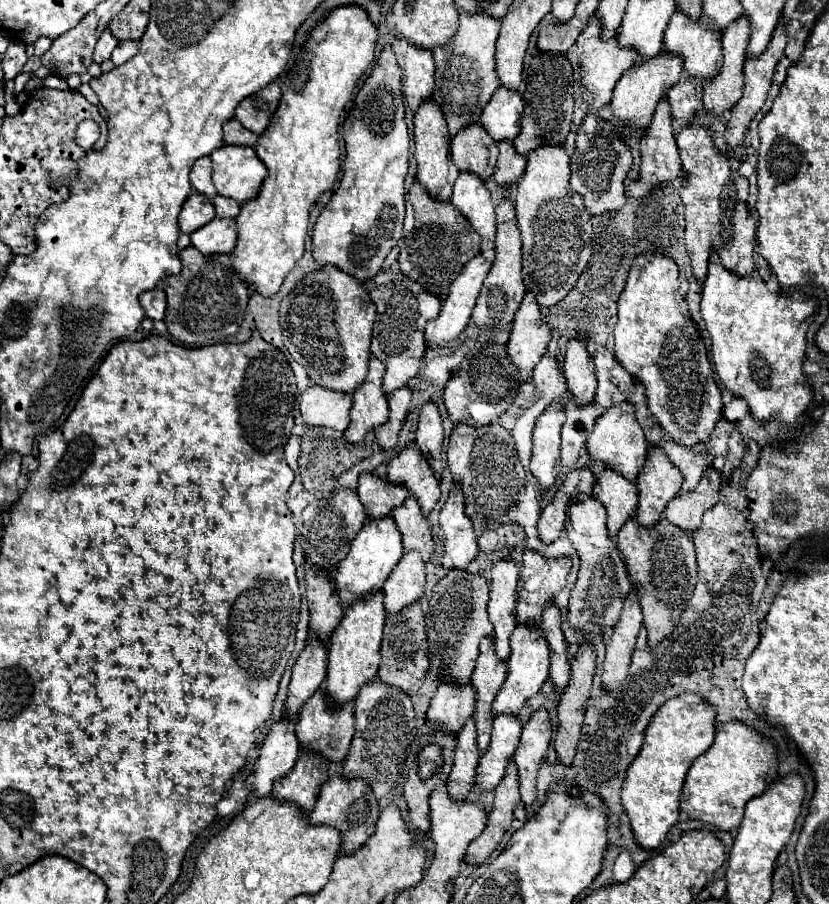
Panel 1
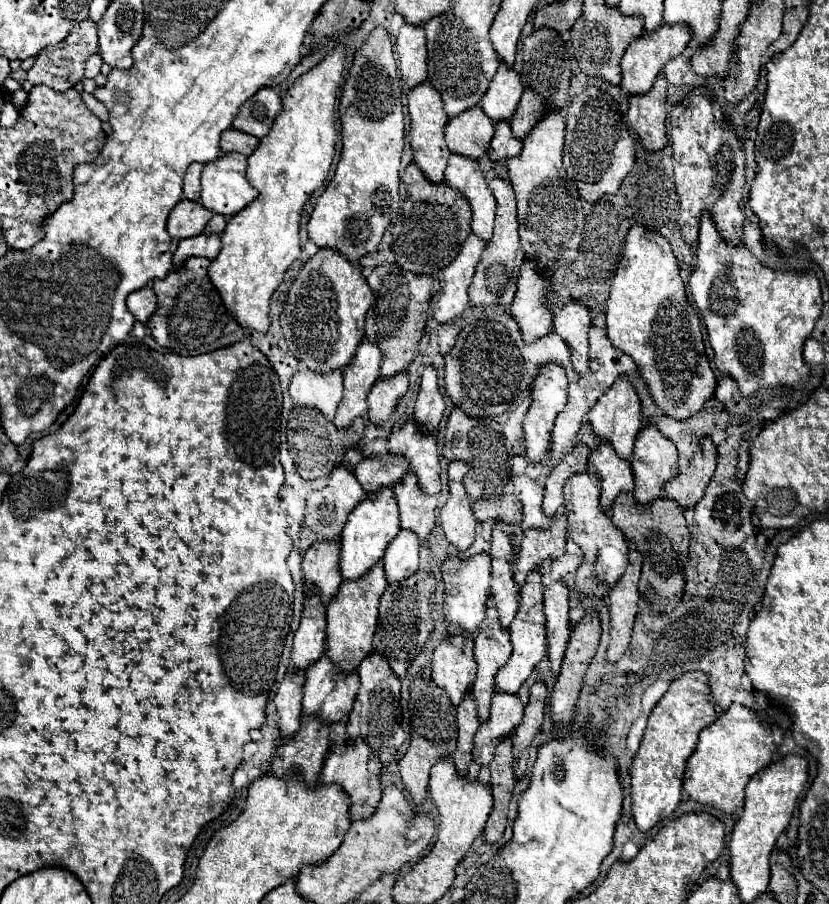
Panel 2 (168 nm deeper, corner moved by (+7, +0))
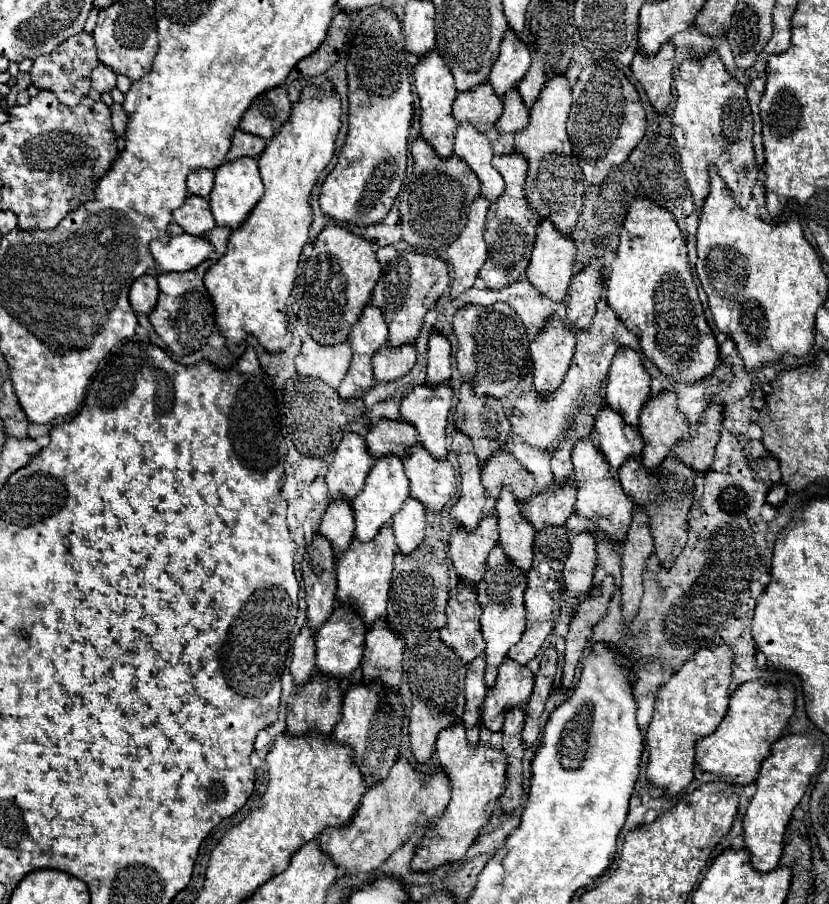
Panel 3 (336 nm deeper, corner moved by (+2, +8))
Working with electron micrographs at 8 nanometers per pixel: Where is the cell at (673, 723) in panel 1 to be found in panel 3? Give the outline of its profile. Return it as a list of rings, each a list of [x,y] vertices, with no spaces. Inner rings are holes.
[[[700,648],[694,660],[686,662],[656,694],[654,716],[646,732],[648,764],[646,778],[652,788],[660,788],[664,796],[674,798],[694,778],[696,740],[716,730],[728,710],[728,686],[732,670],[730,648]]]

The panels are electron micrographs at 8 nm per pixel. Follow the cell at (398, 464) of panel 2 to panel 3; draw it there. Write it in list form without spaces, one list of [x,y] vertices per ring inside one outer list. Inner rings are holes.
[[[382,420],[380,424],[372,426],[370,432],[366,434],[368,454],[376,460],[390,456],[390,454],[396,454],[402,458],[408,454],[410,446],[416,442],[418,442],[416,428],[412,428],[410,424],[404,424],[404,422]]]

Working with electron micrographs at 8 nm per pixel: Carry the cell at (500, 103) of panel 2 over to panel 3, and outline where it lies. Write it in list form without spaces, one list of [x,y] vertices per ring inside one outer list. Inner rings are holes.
[[[506,30],[500,46],[500,56],[492,66],[492,72],[488,78],[496,96],[502,98],[506,92],[516,88],[518,82],[528,72],[528,68],[530,68],[530,52],[526,44],[522,44],[520,38],[514,36],[514,32]]]

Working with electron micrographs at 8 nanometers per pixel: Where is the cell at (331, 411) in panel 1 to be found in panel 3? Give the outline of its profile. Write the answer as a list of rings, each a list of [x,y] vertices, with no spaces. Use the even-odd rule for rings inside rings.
[[[312,338],[302,342],[302,350],[296,356],[296,370],[302,376],[320,378],[324,384],[338,388],[344,380],[344,374],[350,366],[350,344],[336,344],[336,346],[322,346],[316,344]]]

